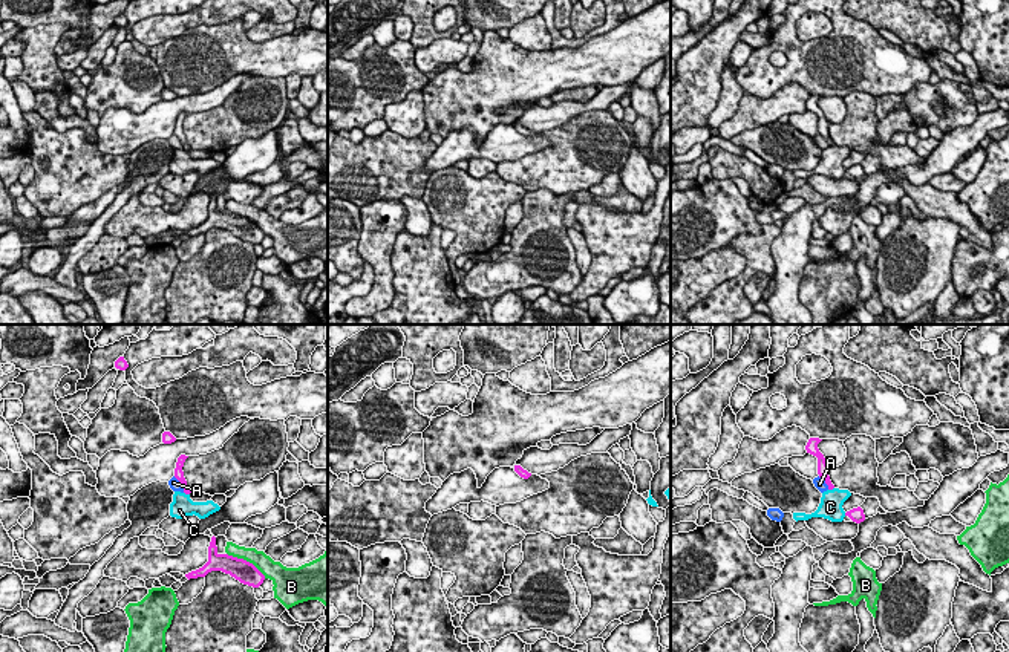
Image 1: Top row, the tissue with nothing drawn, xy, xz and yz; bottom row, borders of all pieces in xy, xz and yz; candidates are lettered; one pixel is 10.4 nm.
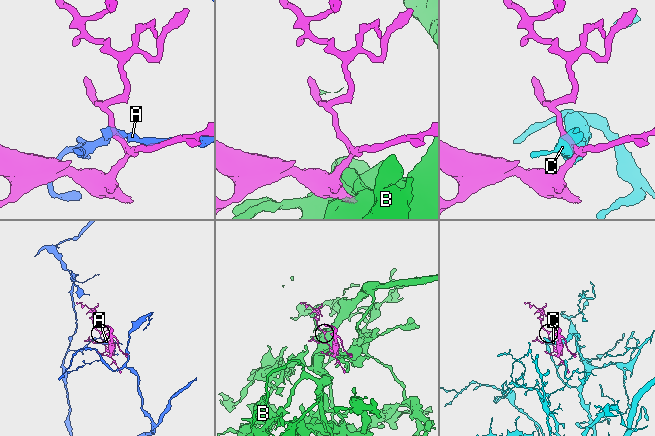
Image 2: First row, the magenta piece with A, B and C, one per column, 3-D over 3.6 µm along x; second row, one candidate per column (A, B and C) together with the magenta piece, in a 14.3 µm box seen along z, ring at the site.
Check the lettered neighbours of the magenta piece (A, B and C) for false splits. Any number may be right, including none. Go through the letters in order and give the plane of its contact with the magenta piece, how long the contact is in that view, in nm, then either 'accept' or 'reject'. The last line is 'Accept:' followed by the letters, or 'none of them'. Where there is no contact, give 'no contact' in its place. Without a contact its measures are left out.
A: xy | 220 nm | reject
B: xy | 500 nm | reject
C: xy | 70 nm | reject
Accept: none of them

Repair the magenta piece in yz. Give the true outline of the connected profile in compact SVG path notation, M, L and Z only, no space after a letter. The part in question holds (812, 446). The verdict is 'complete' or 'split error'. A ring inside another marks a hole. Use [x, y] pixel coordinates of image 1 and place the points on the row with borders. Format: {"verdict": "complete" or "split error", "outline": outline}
{"verdict": "complete", "outline": "M810 438L807 445L805 445L805 450L807 450L807 453L818 458L818 474L828 485L828 490L833 490L834 485L831 484L830 476L828 476L828 465L825 462L824 455L818 448L818 444L821 441L822 439L819 439L819 438Z"}

